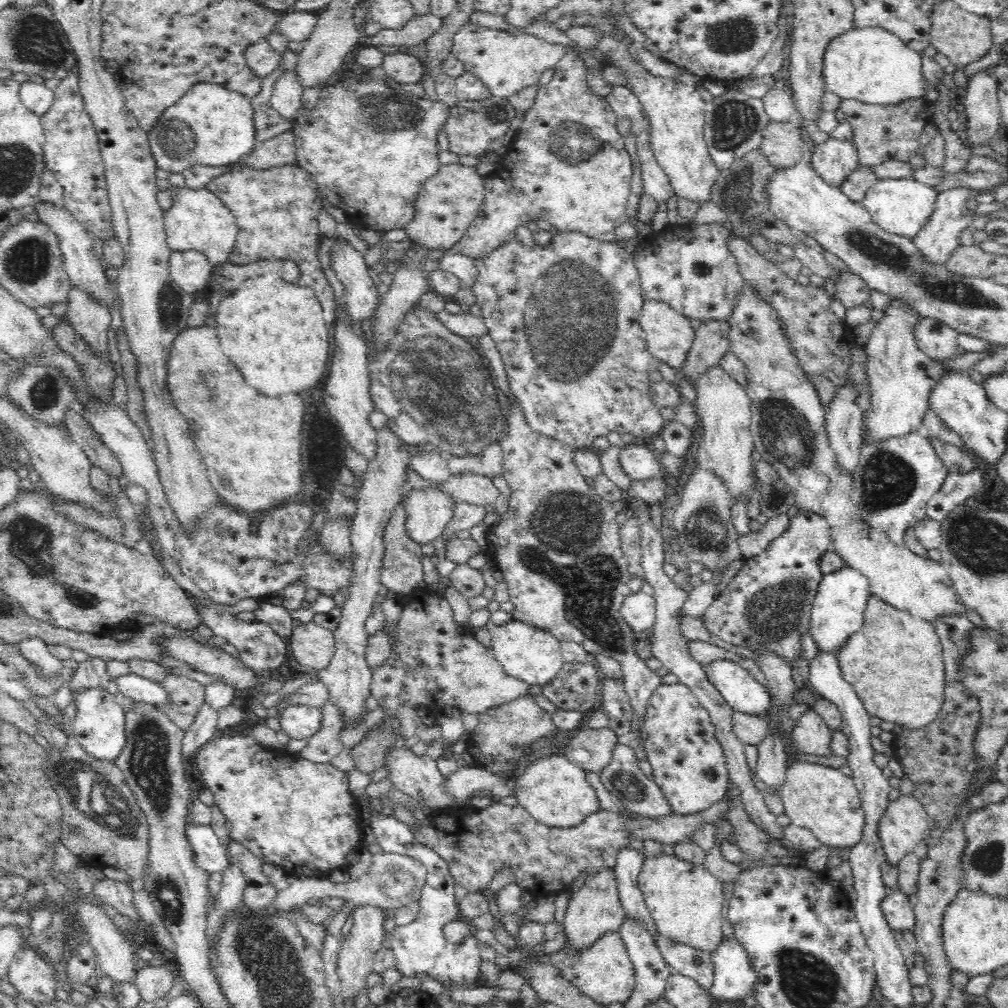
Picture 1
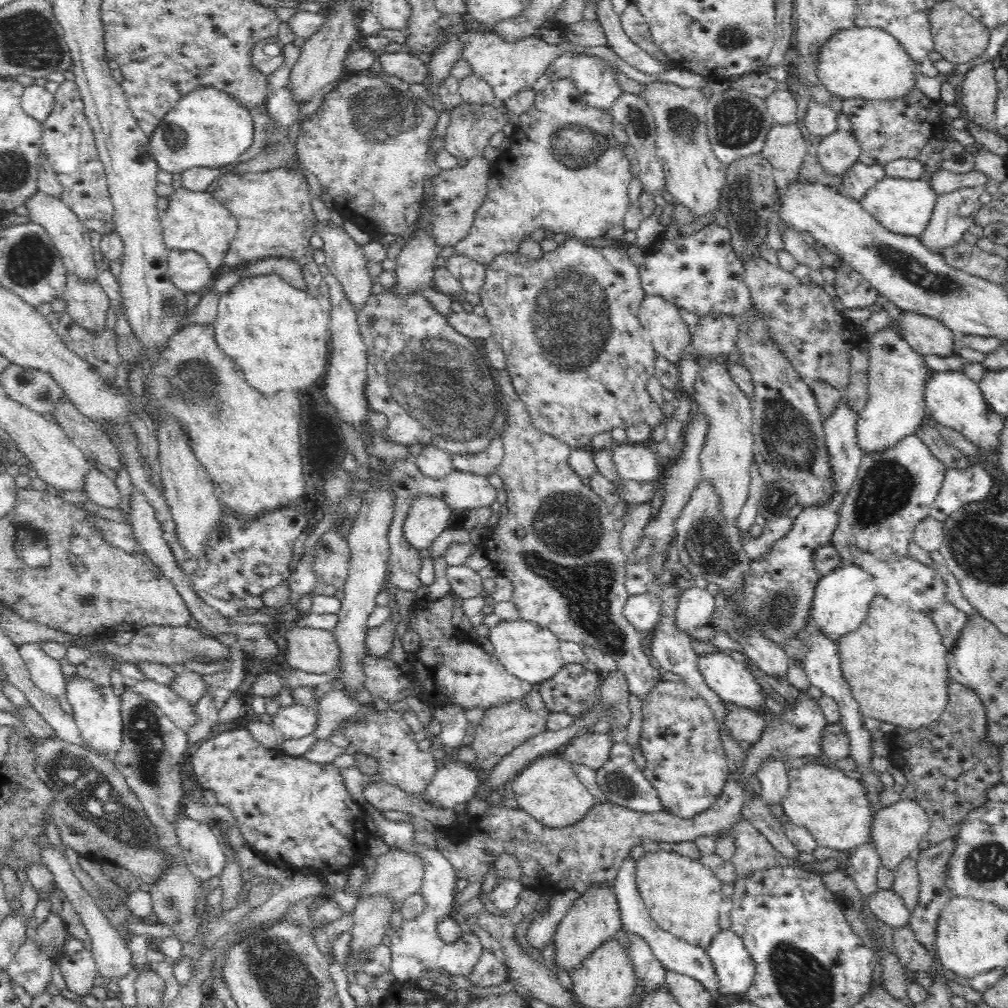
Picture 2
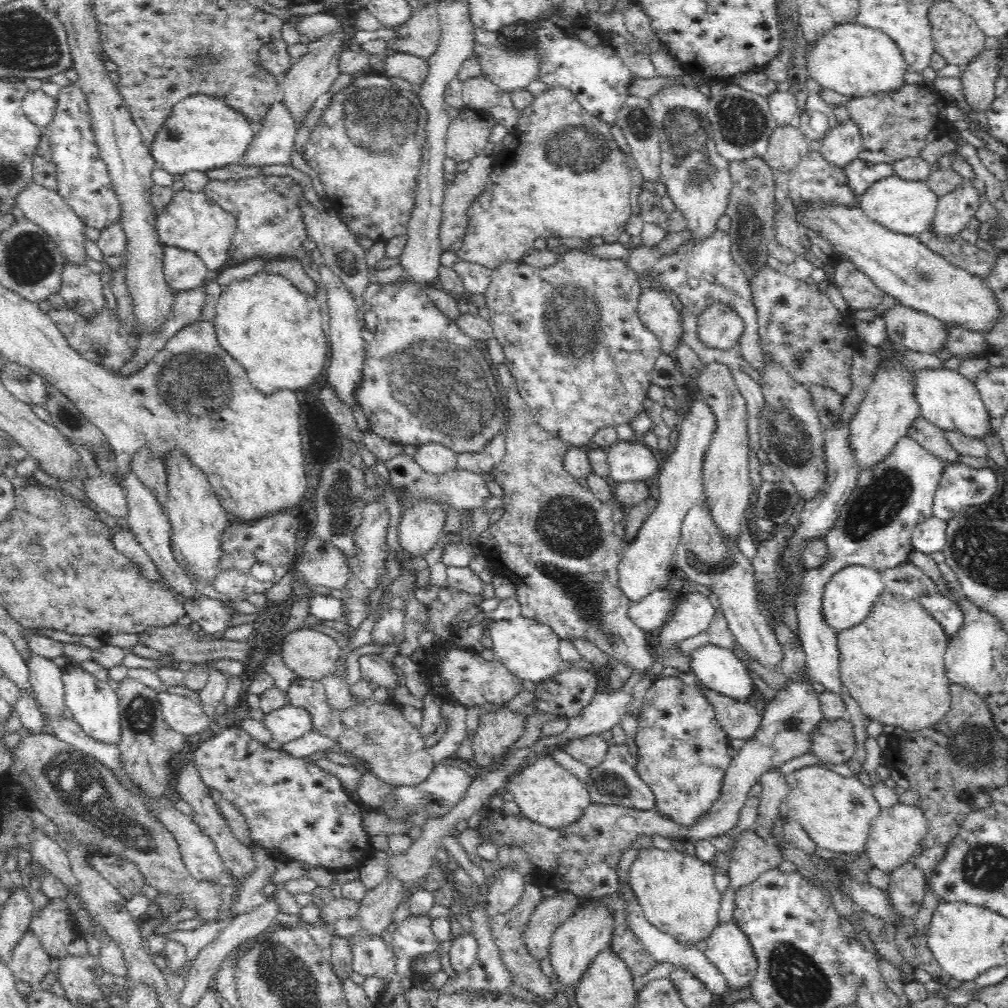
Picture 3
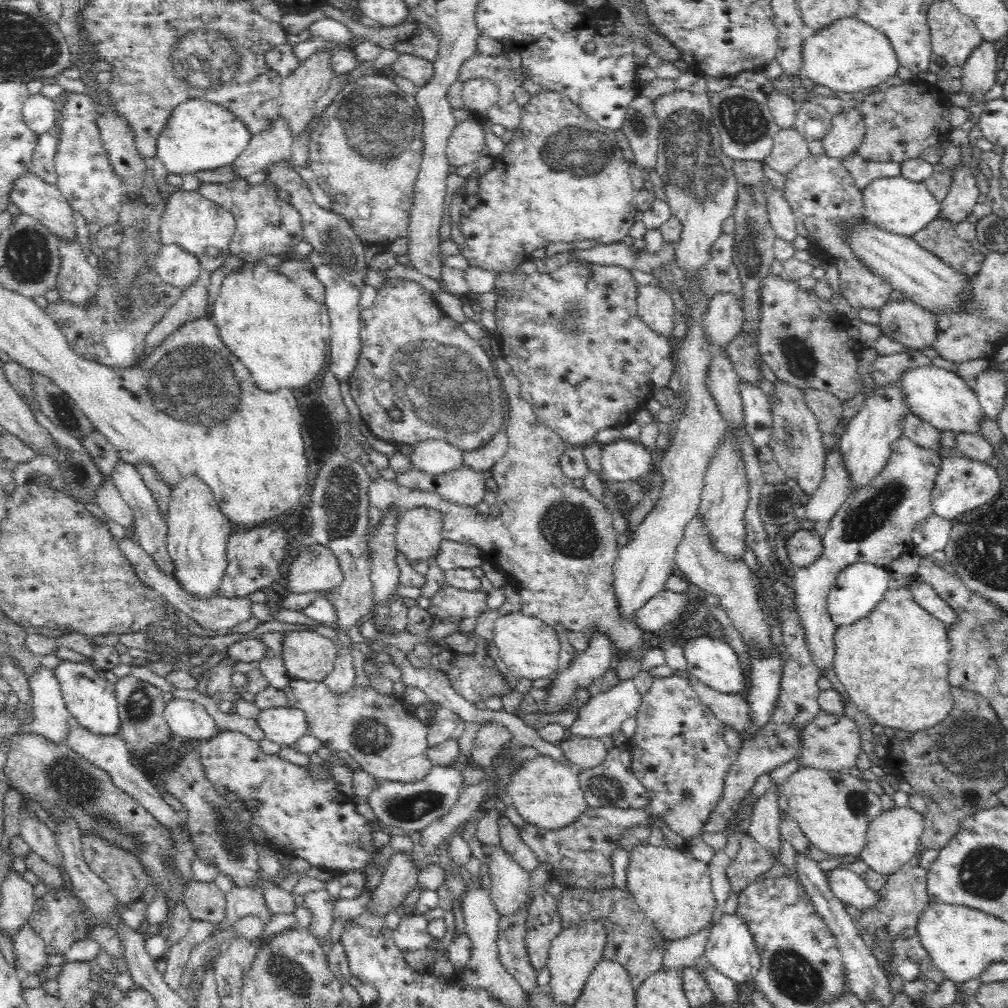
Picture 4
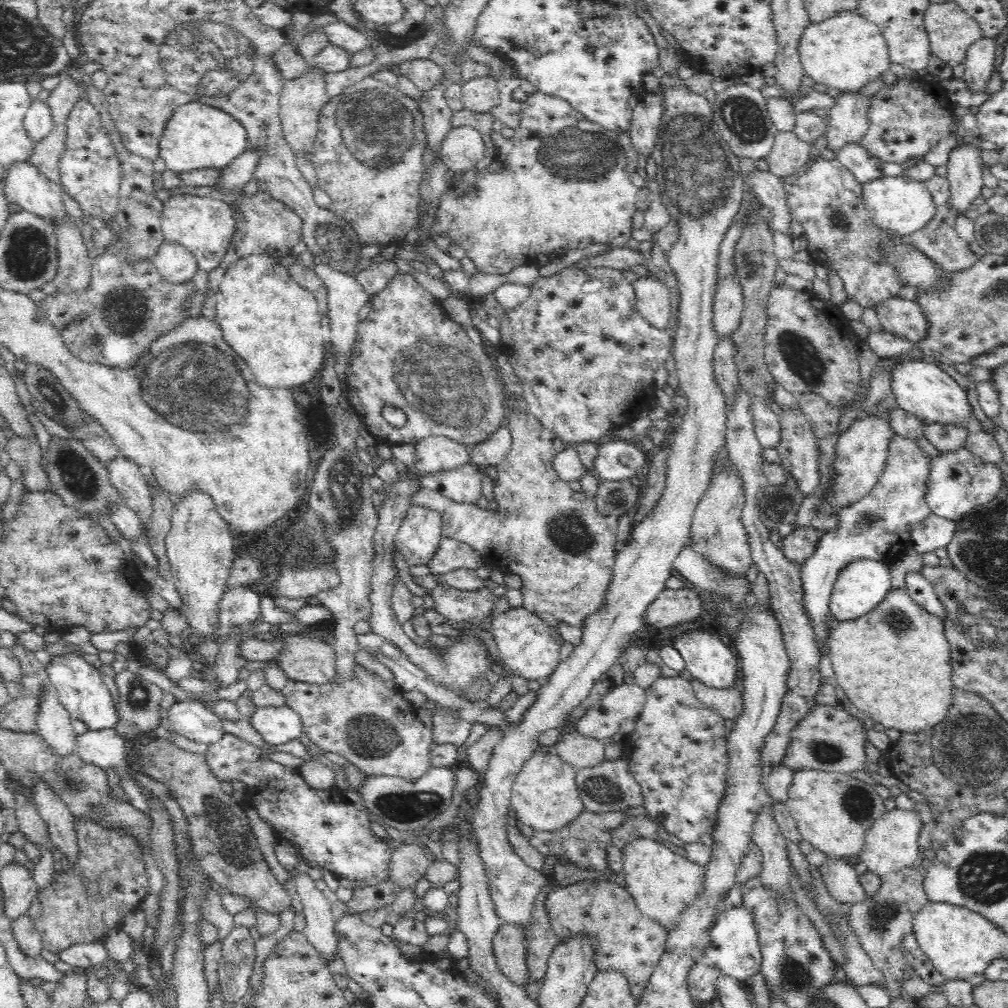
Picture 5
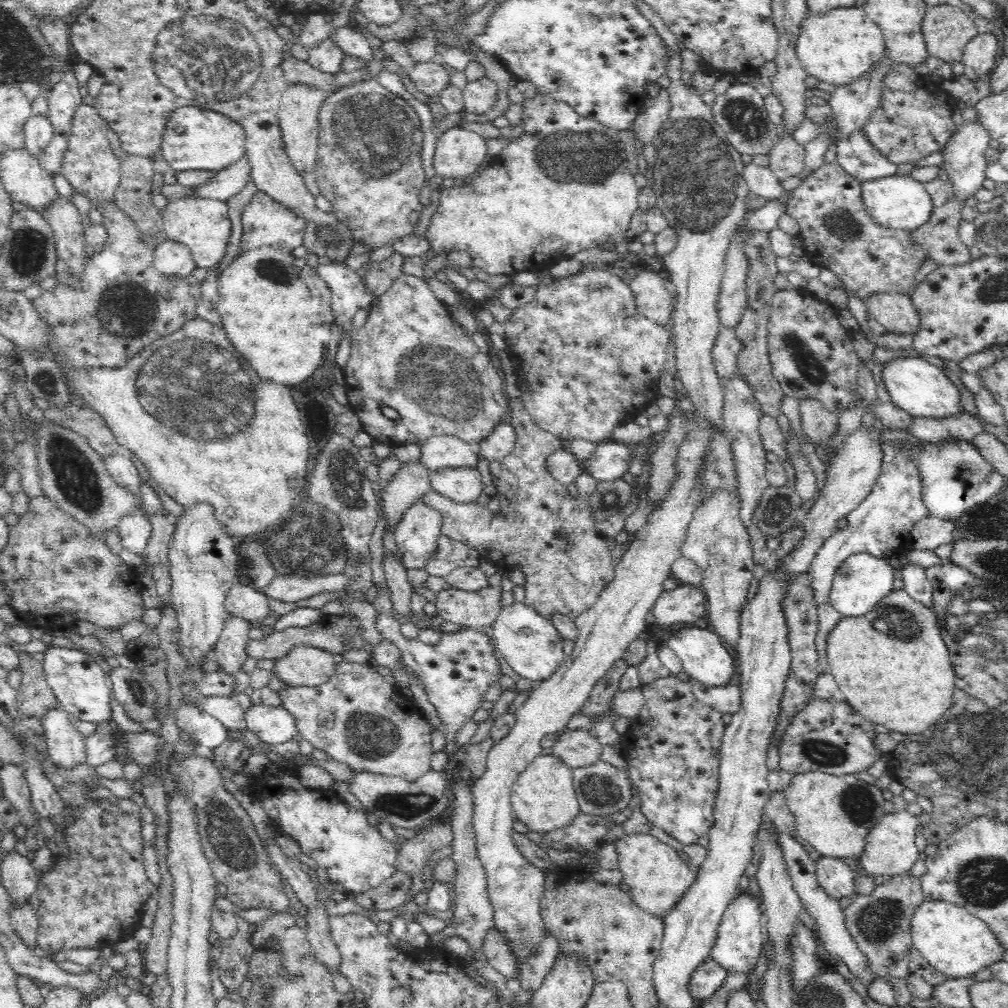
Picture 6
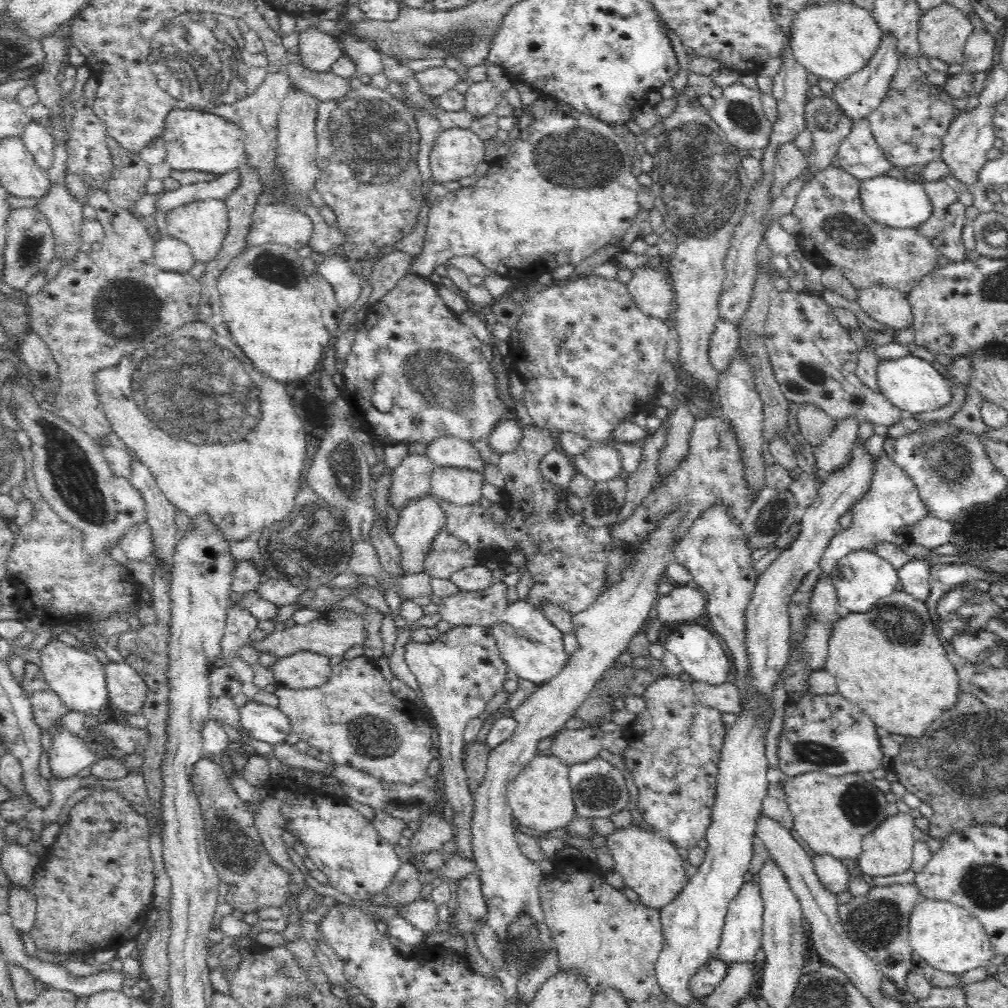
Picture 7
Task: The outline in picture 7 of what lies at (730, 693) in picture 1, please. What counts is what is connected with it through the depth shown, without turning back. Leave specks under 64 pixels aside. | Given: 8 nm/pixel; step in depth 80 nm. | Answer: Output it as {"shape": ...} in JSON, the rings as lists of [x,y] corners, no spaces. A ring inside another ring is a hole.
{"shape":[[[677,624],[671,629],[671,633],[665,642],[665,650],[672,652],[684,667],[684,673],[690,675],[694,681],[707,682],[710,685],[718,685],[726,682],[730,672],[730,660],[724,648],[720,646],[720,637],[710,628],[700,624]]]}

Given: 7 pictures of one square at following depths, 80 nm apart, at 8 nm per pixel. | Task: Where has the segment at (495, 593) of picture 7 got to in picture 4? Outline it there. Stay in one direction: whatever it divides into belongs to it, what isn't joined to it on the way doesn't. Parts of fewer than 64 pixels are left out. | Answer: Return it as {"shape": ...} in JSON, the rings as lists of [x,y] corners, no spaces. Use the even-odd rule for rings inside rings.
{"shape":[[[444,584],[433,595],[428,611],[432,616],[439,616],[444,621],[448,616],[477,619],[489,609],[487,600],[486,592],[460,590]]]}

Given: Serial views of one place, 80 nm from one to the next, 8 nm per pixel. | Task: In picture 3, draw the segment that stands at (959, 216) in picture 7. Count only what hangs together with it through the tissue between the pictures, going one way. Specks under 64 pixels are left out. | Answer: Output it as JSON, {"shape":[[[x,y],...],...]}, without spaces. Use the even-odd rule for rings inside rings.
{"shape":[[[934,228],[924,230],[924,233],[917,237],[935,254],[940,254],[947,262],[968,271],[971,275],[986,276],[995,266],[995,256],[987,254],[984,250],[978,250],[962,237],[942,237],[934,233]]]}

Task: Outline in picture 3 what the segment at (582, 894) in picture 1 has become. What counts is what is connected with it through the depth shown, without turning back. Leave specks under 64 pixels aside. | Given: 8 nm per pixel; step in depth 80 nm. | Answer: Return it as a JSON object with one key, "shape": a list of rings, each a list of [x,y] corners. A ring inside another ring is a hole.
{"shape":[[[604,905],[580,907],[554,931],[549,949],[549,960],[556,975],[555,982],[560,983],[564,989],[571,988],[575,994],[580,979],[587,973],[596,955],[602,954],[610,947],[612,932],[614,932],[614,919],[612,919],[612,913]]]}

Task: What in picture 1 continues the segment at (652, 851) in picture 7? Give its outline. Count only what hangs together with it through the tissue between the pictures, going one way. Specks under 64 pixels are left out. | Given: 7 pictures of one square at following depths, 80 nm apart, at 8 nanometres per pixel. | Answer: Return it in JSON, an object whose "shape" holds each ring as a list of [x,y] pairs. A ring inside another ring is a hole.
{"shape":[[[674,854],[645,857],[638,882],[659,932],[710,954],[718,947],[723,936],[723,904],[727,901],[722,895],[722,883],[703,864],[682,860]]]}

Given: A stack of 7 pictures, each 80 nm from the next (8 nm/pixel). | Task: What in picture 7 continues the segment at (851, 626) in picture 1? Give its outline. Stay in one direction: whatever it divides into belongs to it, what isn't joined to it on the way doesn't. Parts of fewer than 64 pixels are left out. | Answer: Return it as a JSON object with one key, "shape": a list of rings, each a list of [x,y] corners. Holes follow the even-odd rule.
{"shape":[[[854,550],[843,556],[831,572],[842,611],[868,612],[878,601],[884,600],[896,591],[899,583],[897,568],[884,557],[870,550]]]}

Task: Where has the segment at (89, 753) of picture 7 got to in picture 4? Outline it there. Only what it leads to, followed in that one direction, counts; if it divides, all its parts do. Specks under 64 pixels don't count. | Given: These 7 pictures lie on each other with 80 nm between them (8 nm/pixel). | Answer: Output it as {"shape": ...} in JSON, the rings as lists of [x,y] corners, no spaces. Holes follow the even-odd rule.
{"shape":[[[42,667],[29,682],[33,699],[34,720],[28,725],[30,733],[40,734],[55,744],[67,744],[71,714],[65,706],[60,684],[53,670]]]}

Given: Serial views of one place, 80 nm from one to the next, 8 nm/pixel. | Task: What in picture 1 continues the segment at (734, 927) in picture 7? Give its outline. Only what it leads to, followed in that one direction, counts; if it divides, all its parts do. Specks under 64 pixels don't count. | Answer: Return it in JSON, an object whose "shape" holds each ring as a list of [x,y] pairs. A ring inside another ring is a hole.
{"shape":[[[722,936],[722,941],[711,953],[715,974],[710,990],[711,996],[724,1000],[744,998],[756,982],[756,971],[746,949],[731,936]]]}

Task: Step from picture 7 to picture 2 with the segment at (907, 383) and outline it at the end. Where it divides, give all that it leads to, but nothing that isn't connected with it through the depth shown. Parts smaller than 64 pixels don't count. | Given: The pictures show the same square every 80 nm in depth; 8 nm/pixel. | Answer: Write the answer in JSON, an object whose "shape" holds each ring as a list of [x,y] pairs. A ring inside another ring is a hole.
{"shape":[[[961,370],[932,371],[924,382],[924,408],[926,417],[939,425],[961,432],[980,450],[999,448],[1000,430],[1004,428],[1004,417],[997,415],[988,403],[977,382],[968,378]]]}

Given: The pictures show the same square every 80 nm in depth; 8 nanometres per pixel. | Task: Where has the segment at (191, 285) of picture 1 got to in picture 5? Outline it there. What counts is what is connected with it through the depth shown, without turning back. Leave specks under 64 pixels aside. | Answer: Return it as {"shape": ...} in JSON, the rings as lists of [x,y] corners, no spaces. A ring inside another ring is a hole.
{"shape":[[[165,241],[151,259],[156,270],[174,284],[192,279],[199,269],[196,258],[179,243]]]}

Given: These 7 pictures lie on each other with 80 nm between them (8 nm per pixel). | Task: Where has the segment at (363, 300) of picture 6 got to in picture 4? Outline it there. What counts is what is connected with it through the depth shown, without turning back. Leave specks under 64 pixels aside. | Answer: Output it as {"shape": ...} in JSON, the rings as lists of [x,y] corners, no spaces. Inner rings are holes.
{"shape":[[[323,263],[314,267],[315,275],[325,286],[325,305],[329,313],[329,321],[332,324],[332,334],[330,334],[330,370],[340,382],[348,382],[352,370],[356,368],[358,354],[360,354],[360,328],[362,308],[360,302],[361,288],[348,282],[330,266]]]}

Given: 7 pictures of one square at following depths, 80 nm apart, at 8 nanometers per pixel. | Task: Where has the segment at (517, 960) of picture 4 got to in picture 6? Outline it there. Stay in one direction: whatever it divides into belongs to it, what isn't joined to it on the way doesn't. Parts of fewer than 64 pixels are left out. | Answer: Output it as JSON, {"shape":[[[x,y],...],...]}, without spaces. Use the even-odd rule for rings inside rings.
{"shape":[[[488,928],[484,938],[485,942],[483,943],[482,952],[486,956],[489,964],[504,977],[516,977],[520,969],[518,968],[518,961],[512,955],[508,945],[502,940],[500,932],[494,928]]]}

